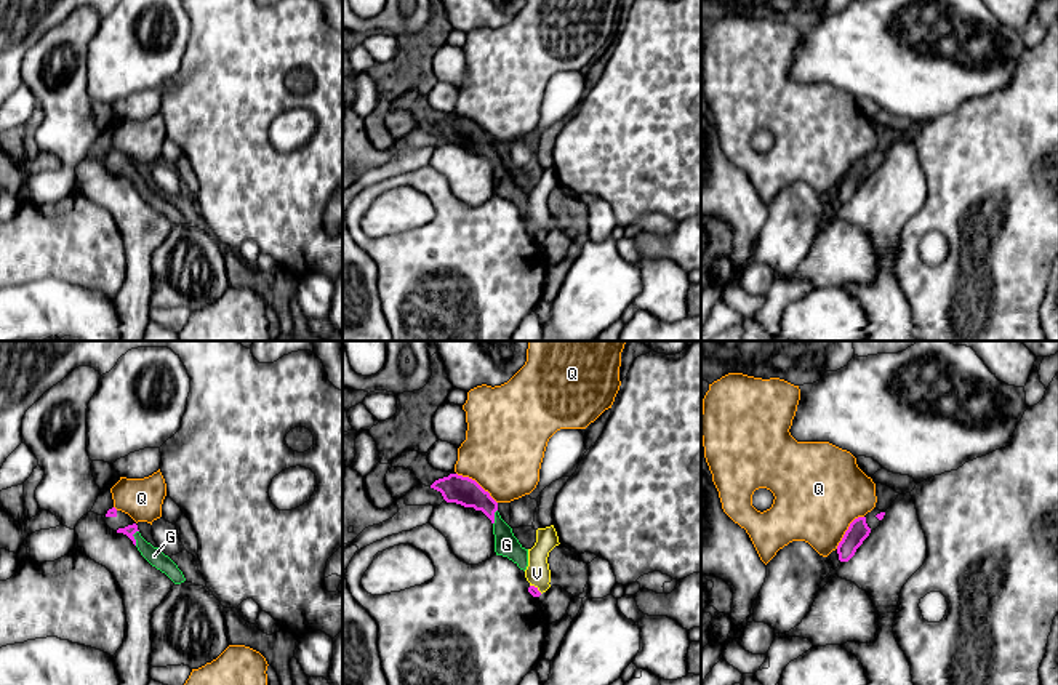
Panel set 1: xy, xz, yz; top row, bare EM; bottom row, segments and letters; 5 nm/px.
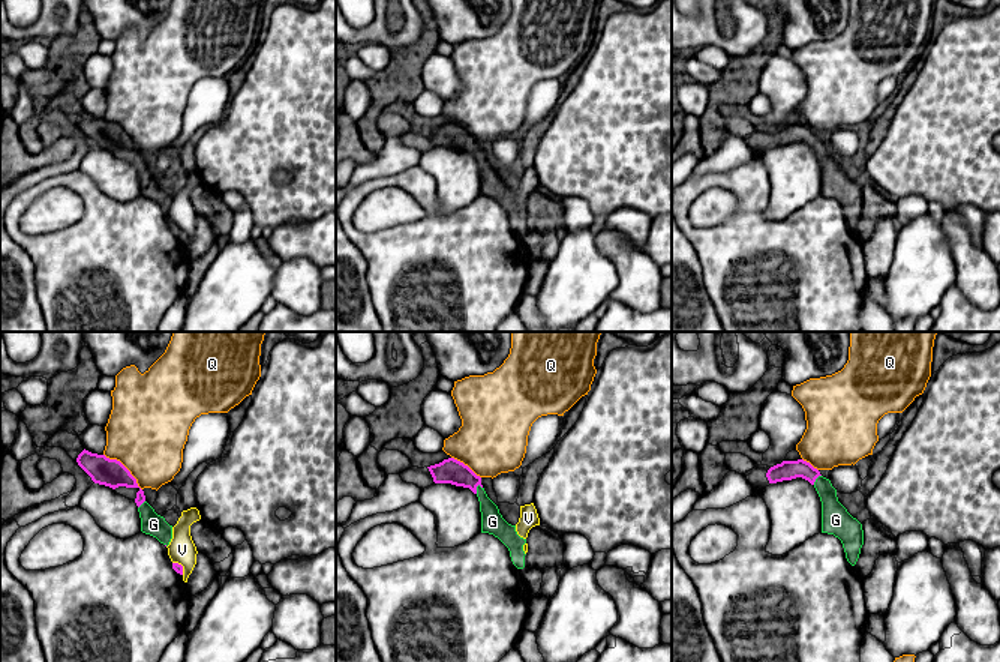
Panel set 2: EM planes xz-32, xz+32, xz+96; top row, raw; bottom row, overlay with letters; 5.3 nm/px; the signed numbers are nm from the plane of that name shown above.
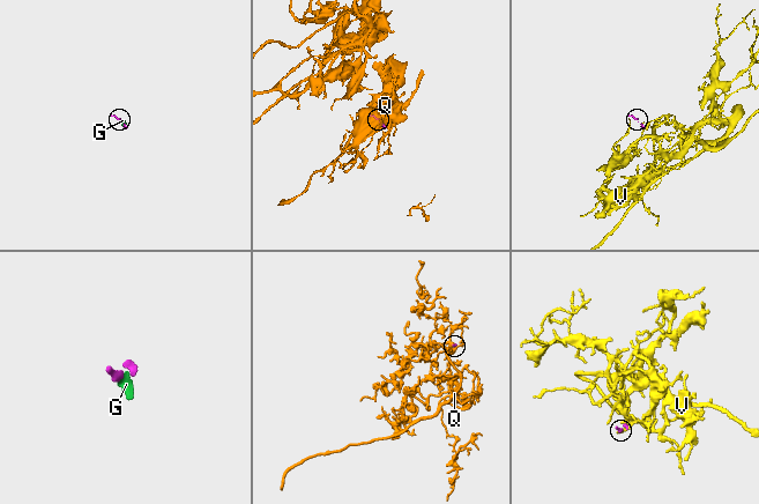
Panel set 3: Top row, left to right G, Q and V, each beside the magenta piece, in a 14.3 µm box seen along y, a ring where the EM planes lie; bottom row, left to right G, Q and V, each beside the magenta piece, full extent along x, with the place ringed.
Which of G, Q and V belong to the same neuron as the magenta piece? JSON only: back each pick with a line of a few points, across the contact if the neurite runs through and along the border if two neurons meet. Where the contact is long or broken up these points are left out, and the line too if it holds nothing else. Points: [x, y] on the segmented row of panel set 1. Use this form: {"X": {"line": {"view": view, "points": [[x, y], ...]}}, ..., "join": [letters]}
{"join": ["G"]}

